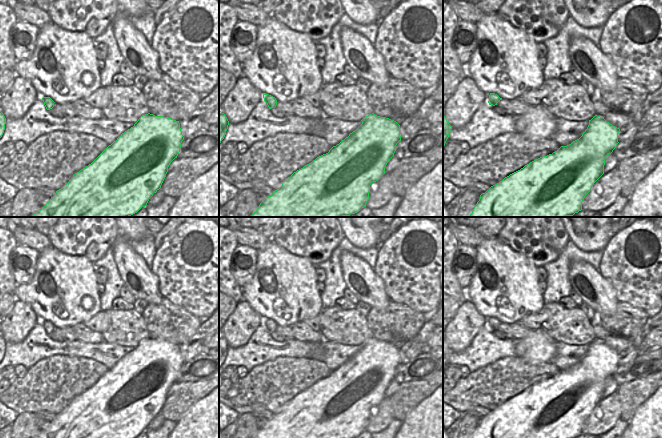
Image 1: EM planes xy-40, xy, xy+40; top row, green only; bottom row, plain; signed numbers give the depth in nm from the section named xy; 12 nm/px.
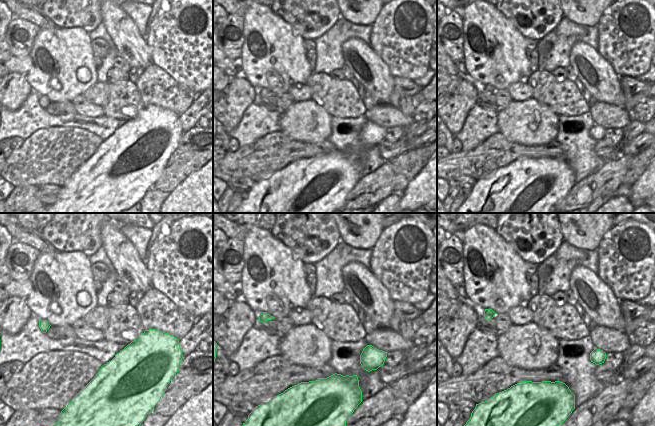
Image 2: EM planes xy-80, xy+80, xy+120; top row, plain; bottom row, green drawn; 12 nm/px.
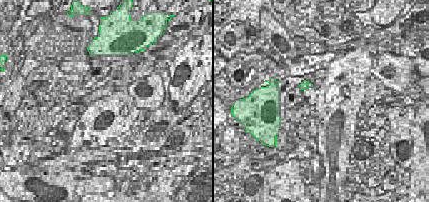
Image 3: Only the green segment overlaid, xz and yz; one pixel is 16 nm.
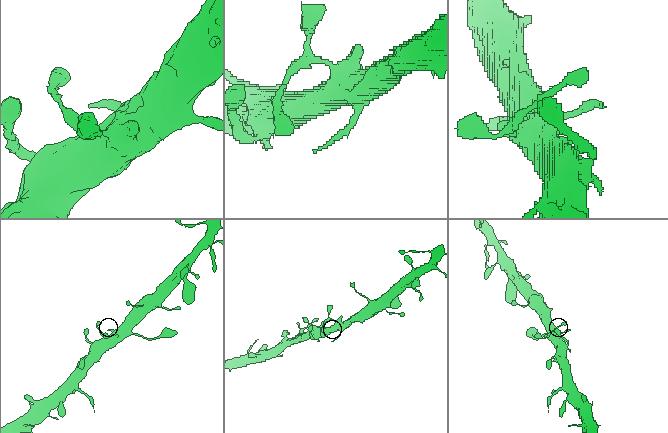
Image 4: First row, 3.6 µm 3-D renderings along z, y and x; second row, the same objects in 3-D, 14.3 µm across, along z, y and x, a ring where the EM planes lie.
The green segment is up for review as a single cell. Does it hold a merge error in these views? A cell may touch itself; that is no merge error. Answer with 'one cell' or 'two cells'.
one cell

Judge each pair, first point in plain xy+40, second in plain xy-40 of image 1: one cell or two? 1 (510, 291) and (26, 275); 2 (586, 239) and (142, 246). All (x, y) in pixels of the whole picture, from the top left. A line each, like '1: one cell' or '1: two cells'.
1: two cells
2: two cells

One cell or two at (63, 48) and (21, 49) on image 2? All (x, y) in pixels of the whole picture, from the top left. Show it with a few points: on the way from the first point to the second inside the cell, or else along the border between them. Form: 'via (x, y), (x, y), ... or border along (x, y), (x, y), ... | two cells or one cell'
border along (41, 29), (28, 54), (11, 55) | two cells

